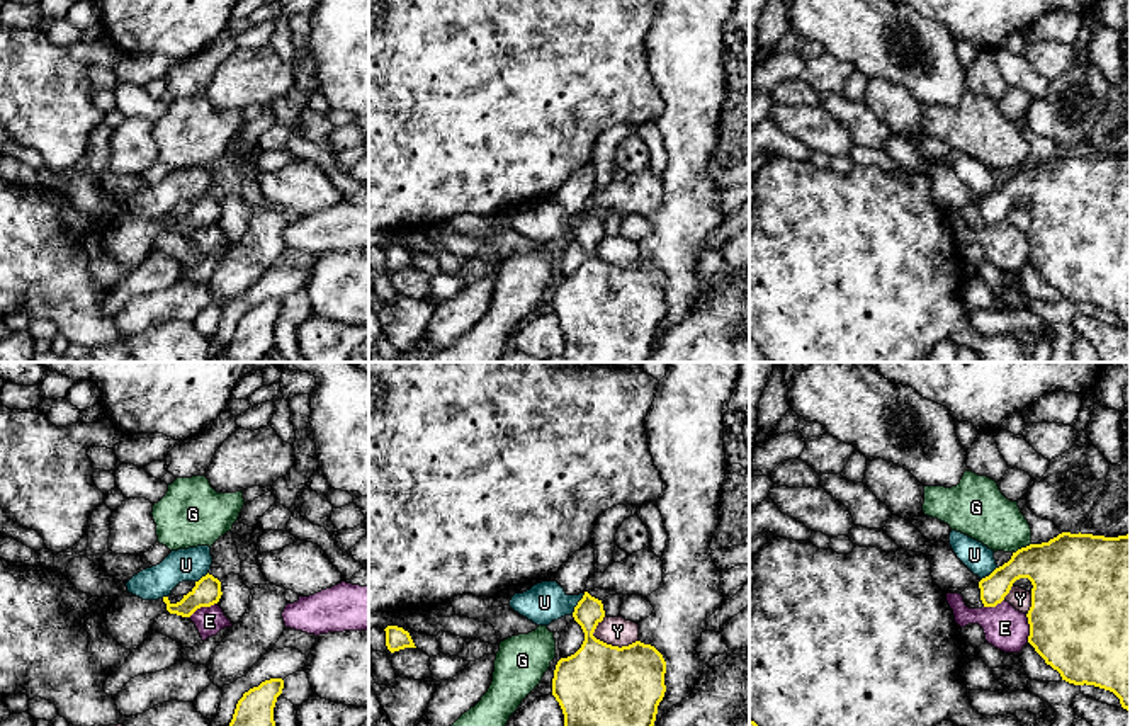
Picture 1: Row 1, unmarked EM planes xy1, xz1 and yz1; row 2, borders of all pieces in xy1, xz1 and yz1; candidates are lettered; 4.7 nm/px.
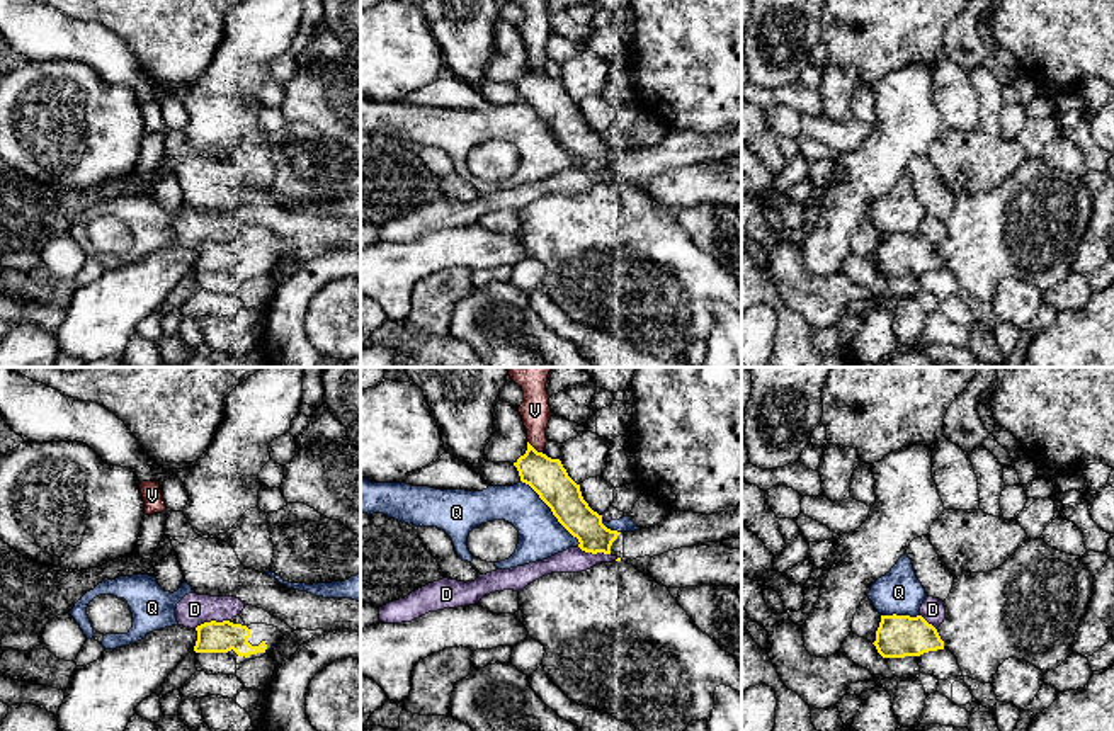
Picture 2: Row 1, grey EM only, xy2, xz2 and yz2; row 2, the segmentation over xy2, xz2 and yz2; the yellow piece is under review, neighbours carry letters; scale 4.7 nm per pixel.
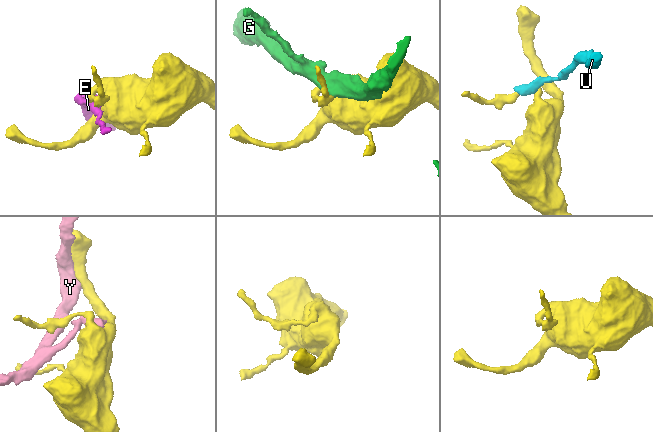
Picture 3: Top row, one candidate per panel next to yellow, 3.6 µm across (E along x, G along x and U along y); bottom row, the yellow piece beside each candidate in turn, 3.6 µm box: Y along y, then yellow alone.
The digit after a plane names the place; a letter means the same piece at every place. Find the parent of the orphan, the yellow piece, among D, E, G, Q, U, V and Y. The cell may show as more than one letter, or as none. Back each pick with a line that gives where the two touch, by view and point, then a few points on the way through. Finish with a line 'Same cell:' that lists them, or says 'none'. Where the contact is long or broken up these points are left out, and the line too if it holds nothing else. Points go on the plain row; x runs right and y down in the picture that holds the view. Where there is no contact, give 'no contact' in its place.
Same cell: none

